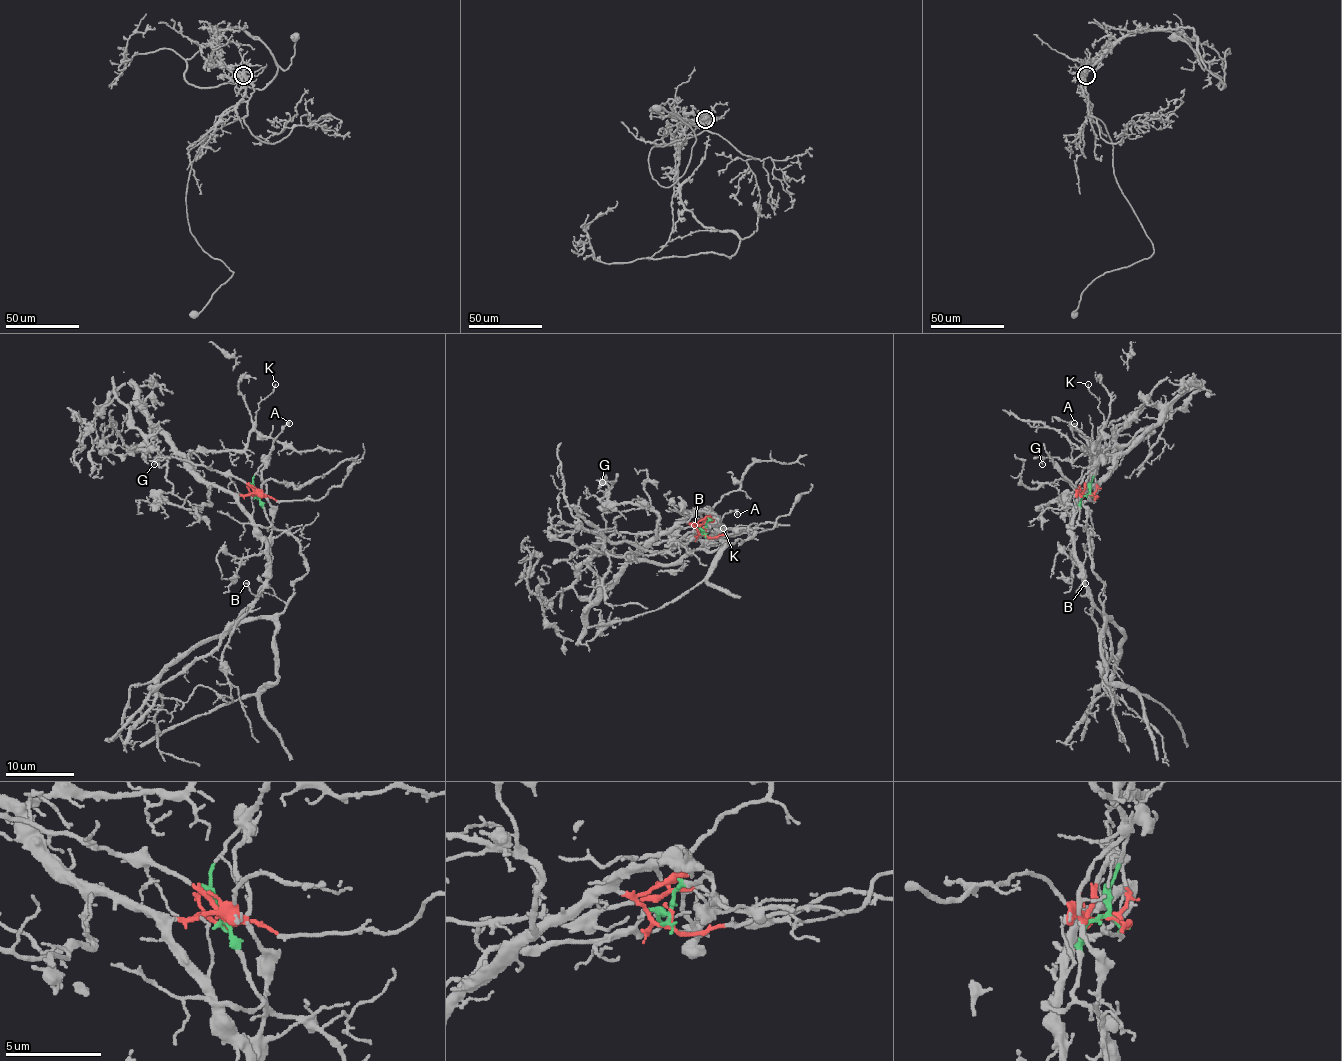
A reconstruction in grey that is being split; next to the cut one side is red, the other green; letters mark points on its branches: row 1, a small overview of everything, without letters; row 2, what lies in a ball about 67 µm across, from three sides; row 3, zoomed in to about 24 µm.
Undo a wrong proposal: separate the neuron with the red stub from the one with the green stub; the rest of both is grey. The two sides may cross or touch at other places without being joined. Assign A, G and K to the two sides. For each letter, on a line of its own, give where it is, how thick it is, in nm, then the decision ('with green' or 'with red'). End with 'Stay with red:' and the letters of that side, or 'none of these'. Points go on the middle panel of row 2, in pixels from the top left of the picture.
A: at (737, 514); 150 nm thick; with green
G: at (602, 482); 130 nm thick; with red
K: at (723, 528); 100 nm thick; with red
Stay with red: G, K

